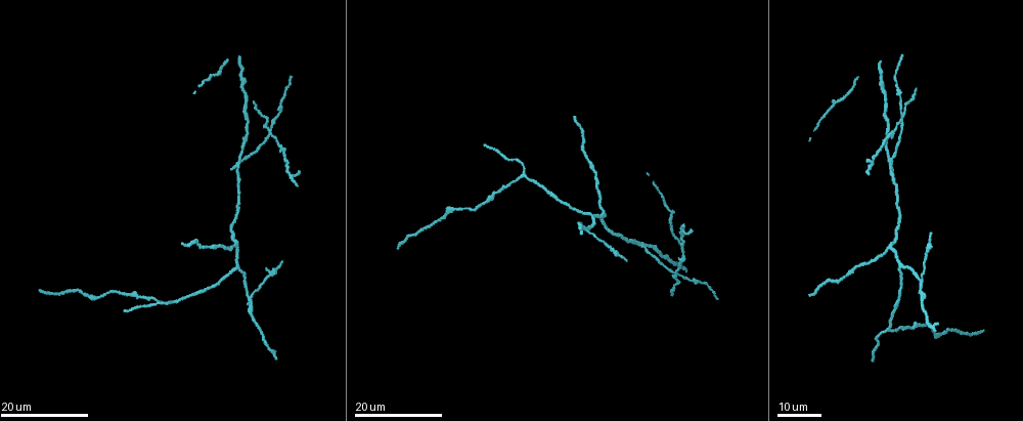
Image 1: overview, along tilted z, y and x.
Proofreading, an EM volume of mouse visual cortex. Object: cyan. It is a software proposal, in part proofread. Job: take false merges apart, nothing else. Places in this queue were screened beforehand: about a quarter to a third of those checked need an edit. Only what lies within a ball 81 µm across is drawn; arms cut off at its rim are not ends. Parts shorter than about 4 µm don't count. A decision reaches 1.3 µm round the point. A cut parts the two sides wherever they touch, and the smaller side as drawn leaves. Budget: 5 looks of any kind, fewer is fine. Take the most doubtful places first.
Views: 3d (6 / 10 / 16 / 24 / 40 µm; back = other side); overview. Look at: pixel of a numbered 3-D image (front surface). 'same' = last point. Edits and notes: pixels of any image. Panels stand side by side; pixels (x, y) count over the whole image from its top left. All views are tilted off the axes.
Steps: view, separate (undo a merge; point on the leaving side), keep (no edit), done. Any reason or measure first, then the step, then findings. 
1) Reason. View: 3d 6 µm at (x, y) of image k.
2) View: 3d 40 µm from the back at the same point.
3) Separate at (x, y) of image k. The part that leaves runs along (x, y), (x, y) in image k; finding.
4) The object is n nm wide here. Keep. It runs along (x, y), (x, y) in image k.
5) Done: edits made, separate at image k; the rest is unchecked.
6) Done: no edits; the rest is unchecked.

Small branch off a trunk. View: 3d 16 µm at (920, 286) of image 1.

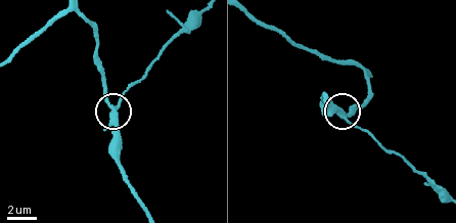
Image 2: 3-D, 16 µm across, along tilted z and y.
Closer look. View: 3d 6 µm at (345, 115) of image 2.

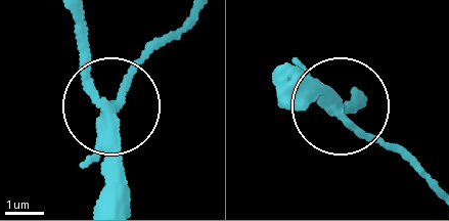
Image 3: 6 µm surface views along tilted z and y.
3 arms meet here. Separate at (81, 165) of image 3. A second neuron is stuck on.

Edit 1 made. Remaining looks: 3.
A fork. View: 3d 16 µm at (899, 266) of image 1.

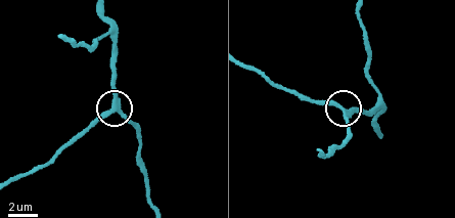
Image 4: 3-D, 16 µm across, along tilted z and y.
View: 3d 10 µm at (342, 109) of image 4.

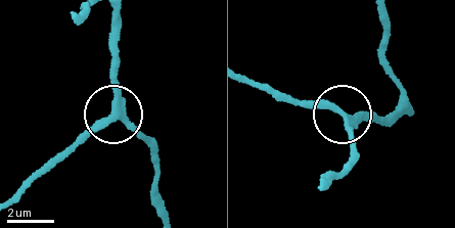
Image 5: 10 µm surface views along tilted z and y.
Keep. It runs along (116, 18), (112, 108), (150, 140) in image 5; one neuron here.

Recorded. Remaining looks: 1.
Done: edits made, separate at image 3; the rest is unchecked.

